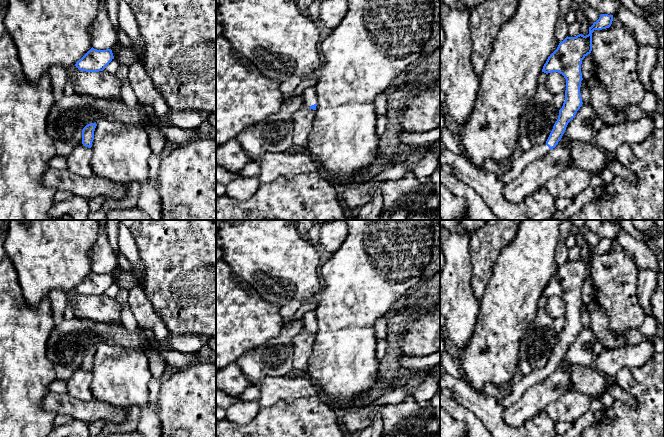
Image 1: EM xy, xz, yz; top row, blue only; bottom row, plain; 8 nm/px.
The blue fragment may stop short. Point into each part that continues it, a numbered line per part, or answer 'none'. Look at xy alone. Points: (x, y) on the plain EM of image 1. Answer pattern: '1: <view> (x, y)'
none

